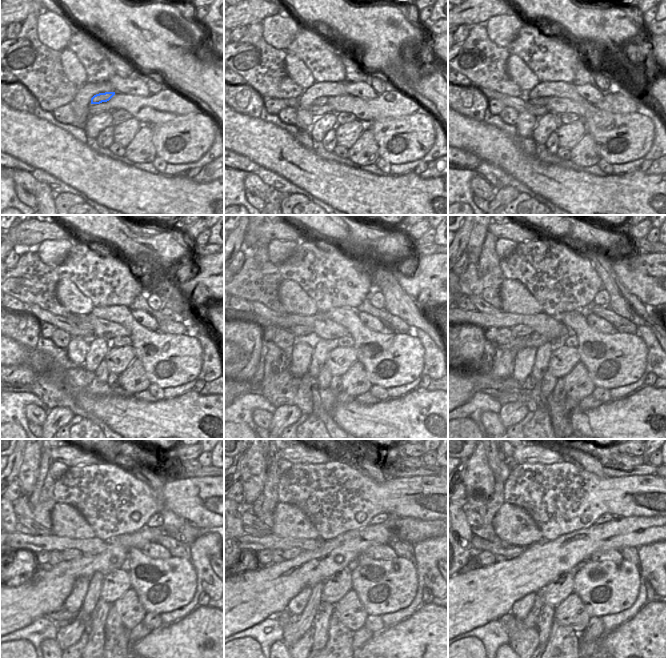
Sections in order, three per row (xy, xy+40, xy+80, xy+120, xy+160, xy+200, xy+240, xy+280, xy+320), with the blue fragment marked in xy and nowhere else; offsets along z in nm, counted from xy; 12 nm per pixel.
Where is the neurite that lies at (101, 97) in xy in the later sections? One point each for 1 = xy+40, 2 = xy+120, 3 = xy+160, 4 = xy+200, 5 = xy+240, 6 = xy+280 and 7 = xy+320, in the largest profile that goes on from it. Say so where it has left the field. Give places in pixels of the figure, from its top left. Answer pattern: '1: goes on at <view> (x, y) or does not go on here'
1: goes on at xy+40 (321, 100)
2: goes on at xy+120 (82, 325)
3: goes on at xy+160 (298, 330)
4: goes on at xy+200 (519, 330)
5: goes on at xy+240 (69, 554)
6: goes on at xy+280 (289, 554)
7: goes on at xy+320 (511, 552)

